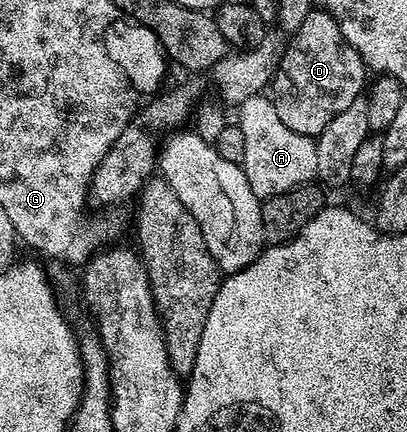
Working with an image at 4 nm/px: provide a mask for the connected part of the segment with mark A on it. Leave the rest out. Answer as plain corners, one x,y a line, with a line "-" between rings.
267,95
246,98
246,102
238,105
238,112
242,138
246,138
246,158
242,167
254,194
267,198
285,191
286,186
306,184
317,179
318,150
315,139
298,134
283,124

